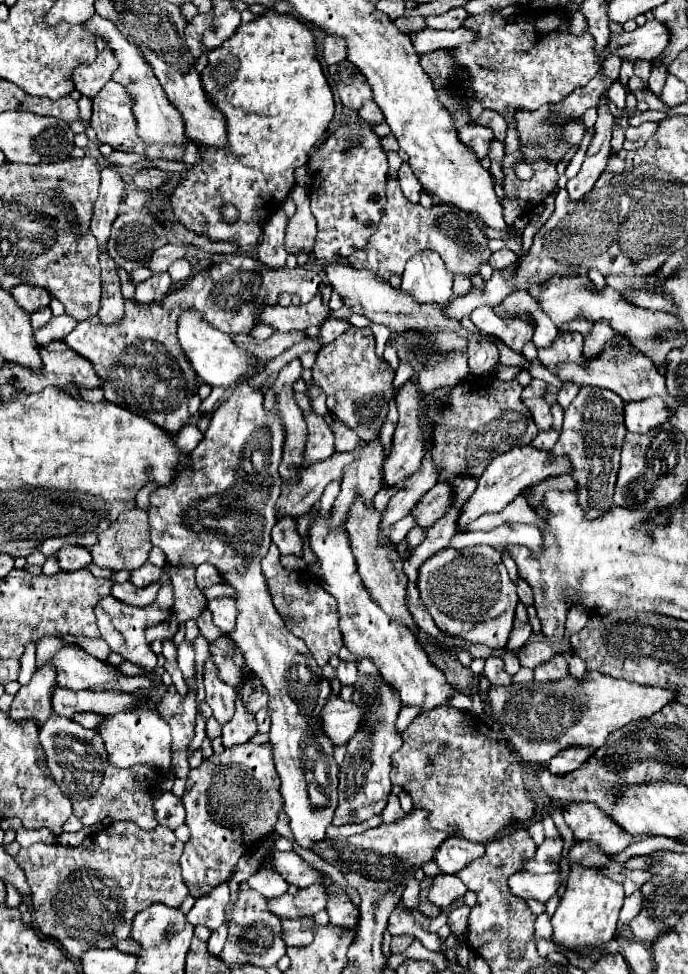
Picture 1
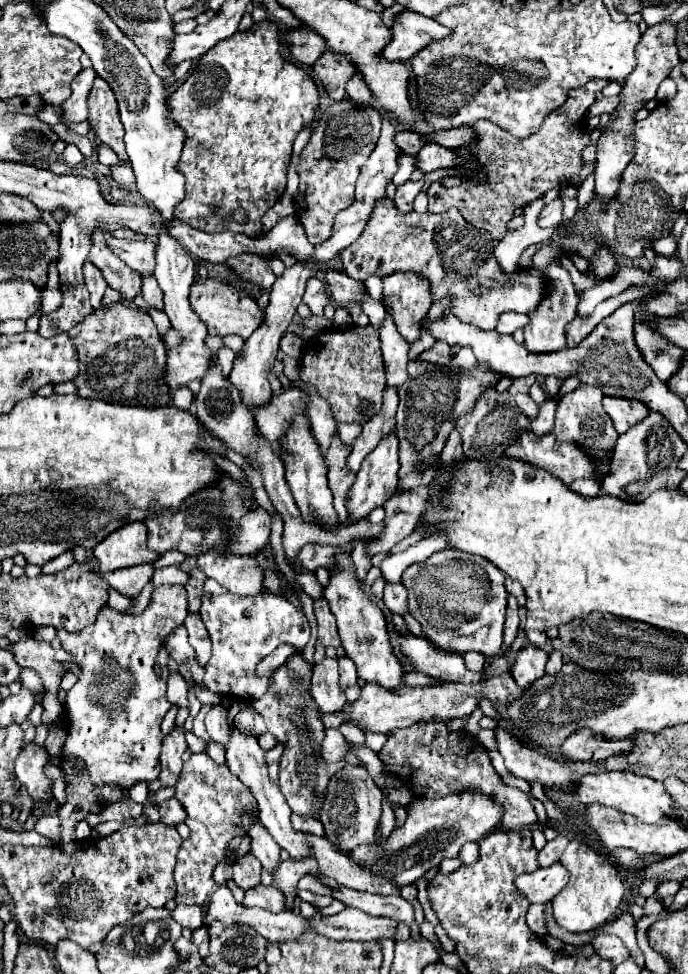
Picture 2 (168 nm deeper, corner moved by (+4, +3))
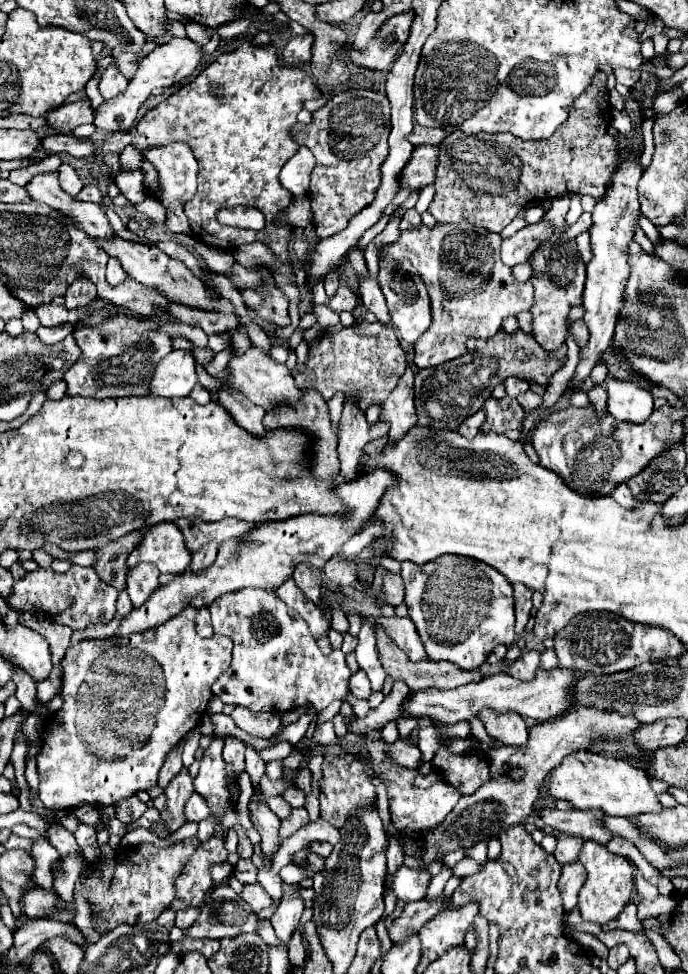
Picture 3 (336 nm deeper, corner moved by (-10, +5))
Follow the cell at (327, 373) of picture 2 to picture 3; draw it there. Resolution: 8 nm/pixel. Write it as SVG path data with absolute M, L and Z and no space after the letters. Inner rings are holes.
M356 322L334 334L322 334L310 344L310 354L304 368L294 370L294 380L300 390L316 390L324 400L342 392L346 398L356 398L360 410L370 404L382 404L396 388L406 368L406 352L396 334L378 322Z

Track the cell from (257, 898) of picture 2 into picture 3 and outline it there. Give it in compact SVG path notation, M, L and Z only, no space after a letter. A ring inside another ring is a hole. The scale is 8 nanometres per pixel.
M246 884L242 890L242 900L246 900L254 908L254 912L258 912L258 916L266 920L270 920L276 912L274 900L266 894L266 890L260 884Z

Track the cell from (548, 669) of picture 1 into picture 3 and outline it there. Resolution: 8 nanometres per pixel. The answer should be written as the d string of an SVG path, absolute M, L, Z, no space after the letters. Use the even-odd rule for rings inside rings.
M524 650L520 654L520 658L508 668L508 672L510 672L510 676L514 676L518 680L528 682L536 676L538 664L540 664L540 652L538 650Z

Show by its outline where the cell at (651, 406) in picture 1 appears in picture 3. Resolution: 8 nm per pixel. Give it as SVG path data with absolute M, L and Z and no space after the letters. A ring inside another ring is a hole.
M606 380L608 390L608 412L622 422L642 424L650 418L654 410L654 400L650 392L638 388L636 384L626 384L620 380Z

